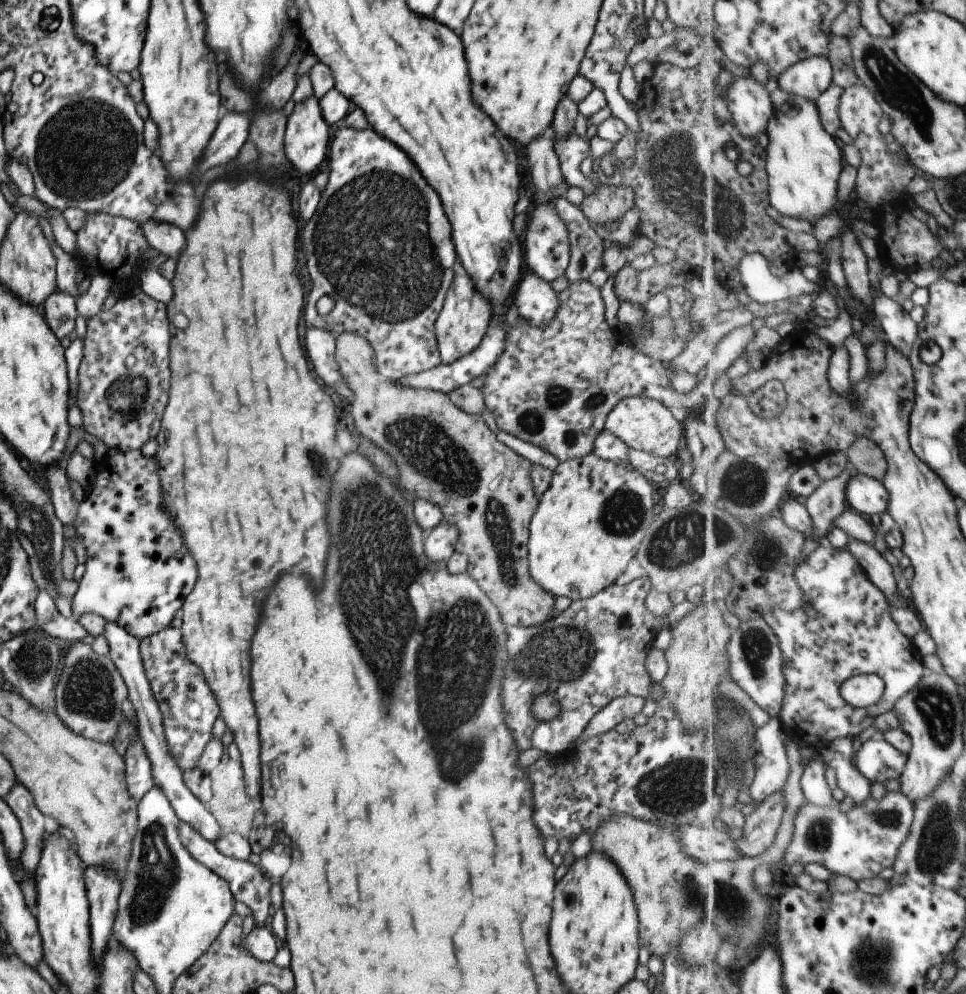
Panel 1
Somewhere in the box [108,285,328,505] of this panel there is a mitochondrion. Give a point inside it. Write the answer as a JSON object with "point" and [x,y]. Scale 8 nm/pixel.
{"point":[182,480]}

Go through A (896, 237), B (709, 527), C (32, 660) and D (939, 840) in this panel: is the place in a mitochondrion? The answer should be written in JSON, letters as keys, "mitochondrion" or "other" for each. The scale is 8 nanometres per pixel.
{"A":"other","B":"mitochondrion","C":"mitochondrion","D":"mitochondrion"}

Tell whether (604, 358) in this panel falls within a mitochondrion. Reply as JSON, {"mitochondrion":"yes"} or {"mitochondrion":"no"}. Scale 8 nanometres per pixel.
{"mitochondrion":"no"}

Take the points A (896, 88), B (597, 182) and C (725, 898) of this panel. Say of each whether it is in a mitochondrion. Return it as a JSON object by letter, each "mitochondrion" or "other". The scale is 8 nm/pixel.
{"A":"mitochondrion","B":"other","C":"mitochondrion"}

